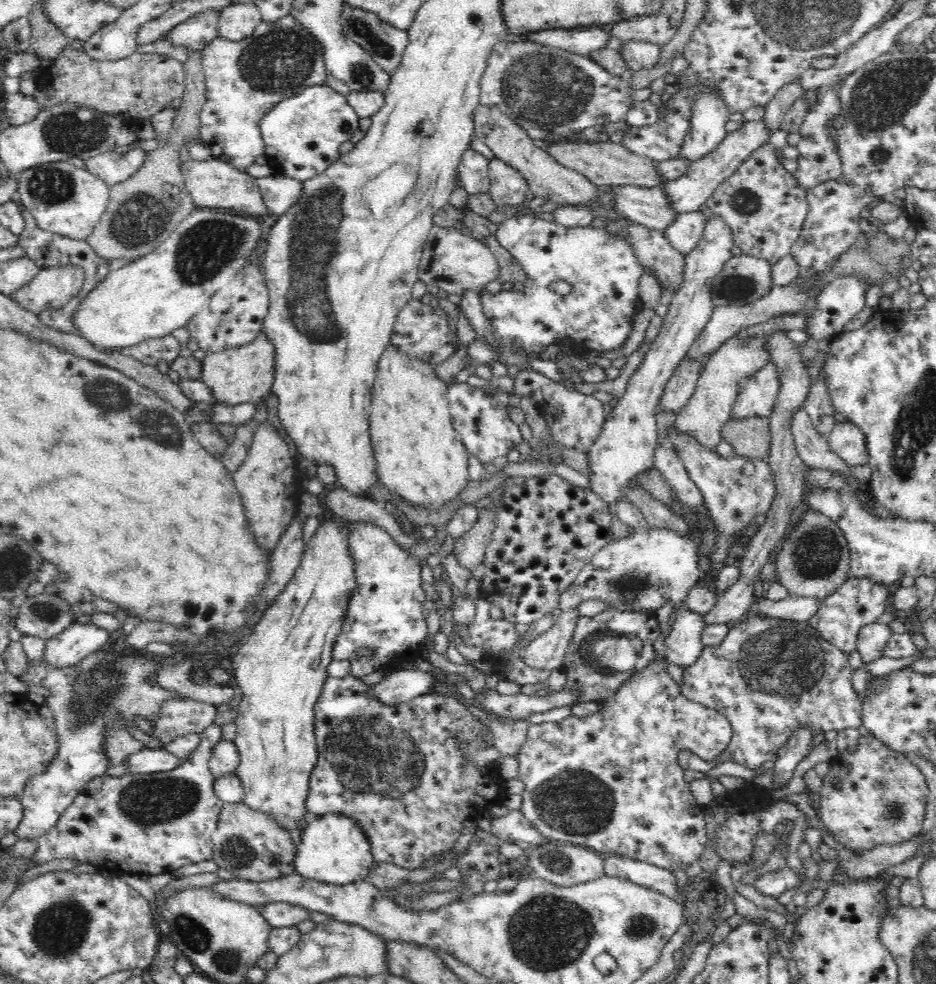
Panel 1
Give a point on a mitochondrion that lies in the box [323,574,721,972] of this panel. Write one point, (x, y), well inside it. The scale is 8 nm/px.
(576, 808)

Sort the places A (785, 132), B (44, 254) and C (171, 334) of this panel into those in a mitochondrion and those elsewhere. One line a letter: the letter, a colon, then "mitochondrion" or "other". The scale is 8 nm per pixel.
A: other
B: other
C: other

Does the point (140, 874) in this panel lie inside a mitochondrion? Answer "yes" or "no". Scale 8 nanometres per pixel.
no

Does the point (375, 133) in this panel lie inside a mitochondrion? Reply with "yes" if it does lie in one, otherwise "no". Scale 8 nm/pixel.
no

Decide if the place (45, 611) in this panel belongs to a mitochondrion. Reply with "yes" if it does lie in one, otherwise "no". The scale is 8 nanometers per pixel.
yes

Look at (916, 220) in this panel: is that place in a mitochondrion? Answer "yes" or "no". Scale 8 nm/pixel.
no

